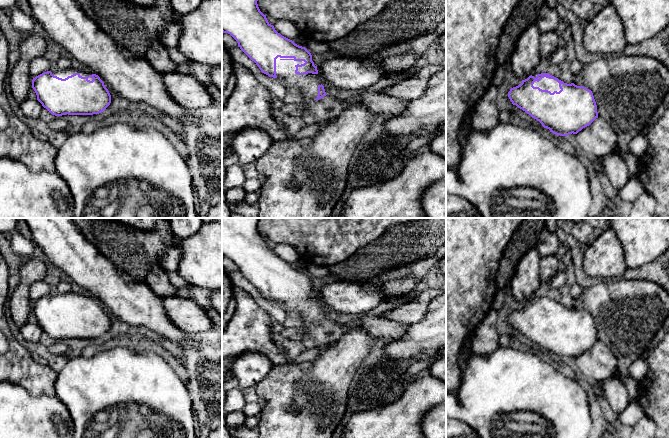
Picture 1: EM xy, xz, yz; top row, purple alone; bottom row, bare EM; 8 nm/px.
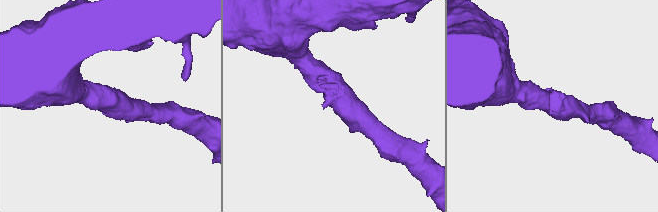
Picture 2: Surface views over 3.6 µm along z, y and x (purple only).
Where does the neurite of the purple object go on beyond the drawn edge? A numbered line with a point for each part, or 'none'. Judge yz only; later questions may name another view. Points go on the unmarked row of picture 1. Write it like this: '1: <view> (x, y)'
1: yz (551, 309)

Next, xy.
1: xy (61, 297)

